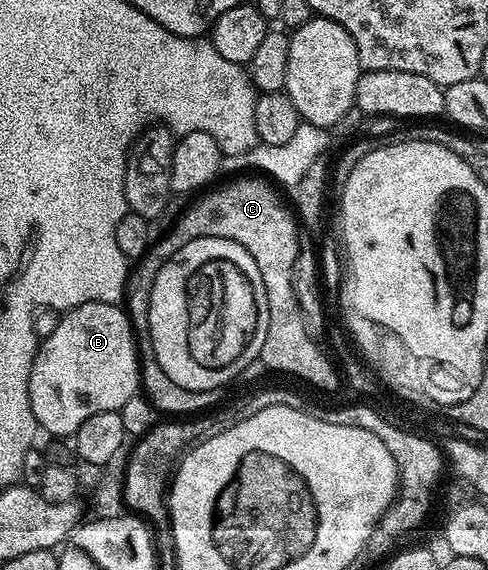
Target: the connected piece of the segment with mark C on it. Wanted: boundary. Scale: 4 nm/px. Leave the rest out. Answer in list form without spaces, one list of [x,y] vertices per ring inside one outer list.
[[[264,177],[234,178],[237,178],[234,182],[214,185],[198,193],[169,230],[150,245],[145,255],[136,259],[135,266],[139,269],[157,266],[157,262],[166,262],[171,256],[175,256],[175,252],[179,252],[183,244],[191,244],[191,240],[200,238],[235,240],[235,244],[243,244],[243,248],[251,252],[251,260],[255,260],[259,276],[263,276],[263,288],[267,288],[267,340],[263,340],[260,365],[265,370],[278,370],[294,379],[305,374],[302,383],[313,378],[310,387],[315,382],[321,382],[321,392],[331,392],[337,386],[337,366],[333,360],[325,362],[325,358],[317,352],[317,340],[307,334],[305,314],[301,310],[294,286],[294,271],[298,267],[298,254],[303,247],[303,242],[297,239],[298,219],[293,219],[294,211],[287,205],[286,199],[281,199],[276,194],[278,191]]]

